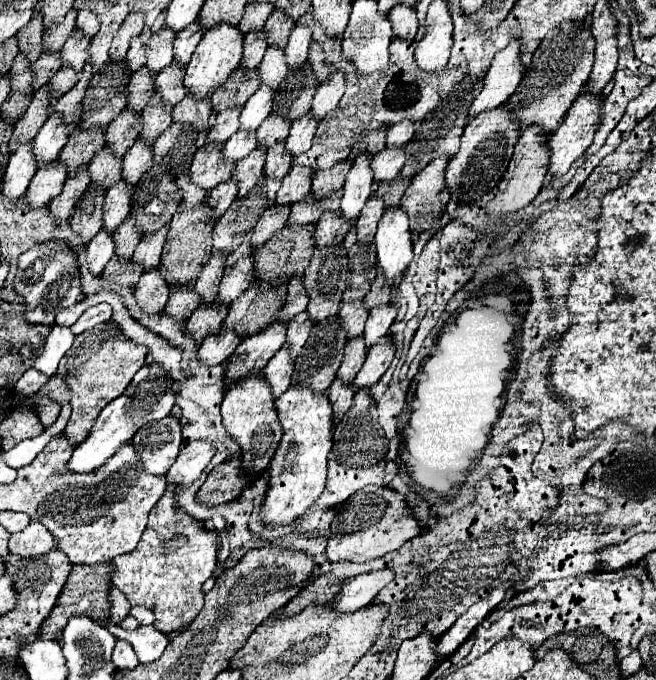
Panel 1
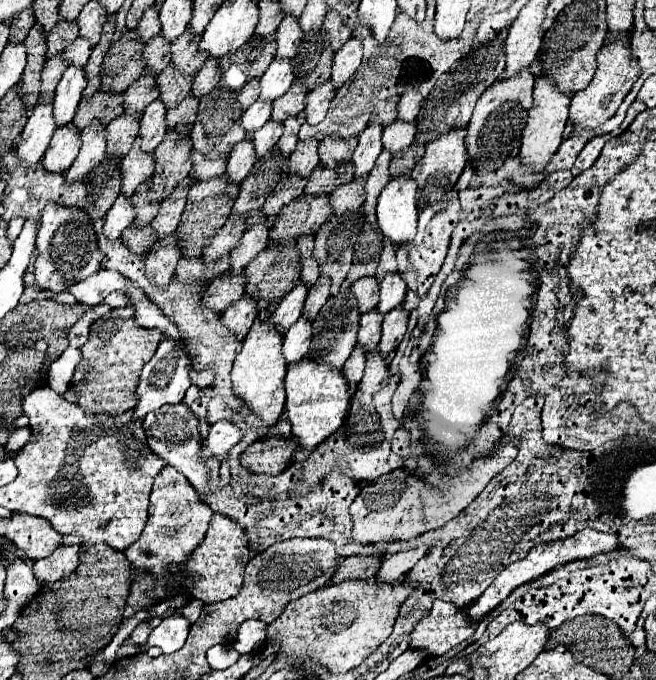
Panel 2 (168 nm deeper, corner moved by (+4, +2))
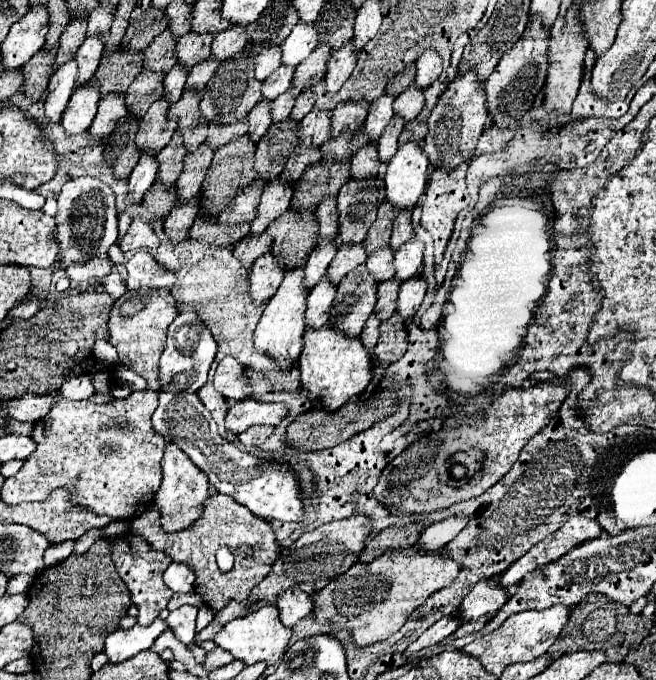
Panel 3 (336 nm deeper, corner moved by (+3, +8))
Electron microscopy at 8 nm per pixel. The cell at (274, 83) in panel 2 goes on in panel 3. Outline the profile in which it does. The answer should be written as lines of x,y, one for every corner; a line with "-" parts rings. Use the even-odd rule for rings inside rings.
296,23
288,39
282,43
282,63
300,65
318,45
318,29
314,23

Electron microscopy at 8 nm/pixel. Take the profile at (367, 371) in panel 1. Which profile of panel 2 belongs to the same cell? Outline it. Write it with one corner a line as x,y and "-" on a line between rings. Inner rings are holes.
397,307
393,313
389,313
389,317
383,319
381,341
377,345
377,353
381,357
387,357
397,349
397,345
401,343
401,339
405,335
407,319
409,319
409,313
403,311
403,307

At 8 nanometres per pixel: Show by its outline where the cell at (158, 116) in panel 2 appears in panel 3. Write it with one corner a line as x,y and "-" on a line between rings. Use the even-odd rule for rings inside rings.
176,63
176,65
168,71
168,75
166,75
166,79
164,79
164,83
166,83
164,95
166,95
166,99
170,99
170,105
172,105
178,97
182,97
182,91
184,91
188,73
190,73
190,71
188,71
182,63

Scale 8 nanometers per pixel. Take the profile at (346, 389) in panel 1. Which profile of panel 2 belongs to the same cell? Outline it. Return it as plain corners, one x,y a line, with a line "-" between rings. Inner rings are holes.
357,347
357,349
353,349
353,353
349,355
349,359
345,361
345,365
343,365
341,371
345,371
343,375
345,375
345,379
349,381
351,387
357,387
357,385
359,385
359,381
361,381
361,377
363,377
365,359
367,359
365,353

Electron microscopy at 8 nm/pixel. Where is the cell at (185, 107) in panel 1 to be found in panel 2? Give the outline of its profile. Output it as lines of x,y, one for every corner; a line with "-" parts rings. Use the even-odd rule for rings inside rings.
207,59
207,61
203,63
203,67
199,69
199,73
195,75
195,79
193,79
191,93
193,93
197,99
201,99
203,95
207,95
207,93
211,93
211,91
215,89
219,77
221,77
219,63
217,63
215,59

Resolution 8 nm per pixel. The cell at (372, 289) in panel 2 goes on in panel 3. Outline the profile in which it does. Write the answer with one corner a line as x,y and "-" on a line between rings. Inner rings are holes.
384,245
368,255
366,265
370,267
370,273
374,273
374,279
378,283
394,277
394,249
390,245

